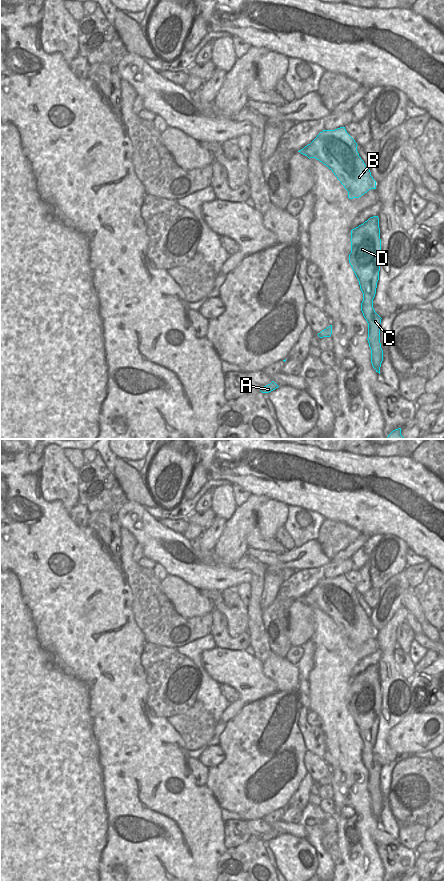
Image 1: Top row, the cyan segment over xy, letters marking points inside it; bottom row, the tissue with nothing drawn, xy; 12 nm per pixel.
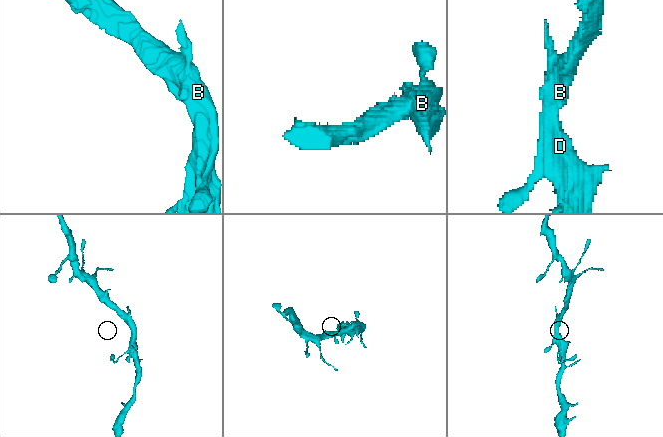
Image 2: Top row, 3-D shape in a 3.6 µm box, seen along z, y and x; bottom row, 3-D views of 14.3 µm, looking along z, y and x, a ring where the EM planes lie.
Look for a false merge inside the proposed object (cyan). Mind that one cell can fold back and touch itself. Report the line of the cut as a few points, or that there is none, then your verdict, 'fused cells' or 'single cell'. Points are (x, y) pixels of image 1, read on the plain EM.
no cut | single cell

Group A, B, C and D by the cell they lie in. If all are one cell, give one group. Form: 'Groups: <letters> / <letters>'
Groups: A B C D.

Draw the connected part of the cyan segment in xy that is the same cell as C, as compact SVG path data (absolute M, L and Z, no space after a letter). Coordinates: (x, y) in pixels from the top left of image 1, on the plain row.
M378 664L370 665L351 678L349 711L359 729L363 741L361 759L368 771L368 791L371 811L380 822L383 798L380 791L381 765L373 756L381 711L381 687Z

